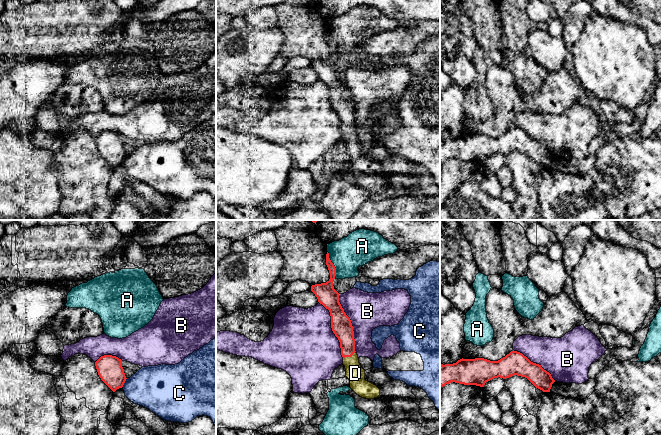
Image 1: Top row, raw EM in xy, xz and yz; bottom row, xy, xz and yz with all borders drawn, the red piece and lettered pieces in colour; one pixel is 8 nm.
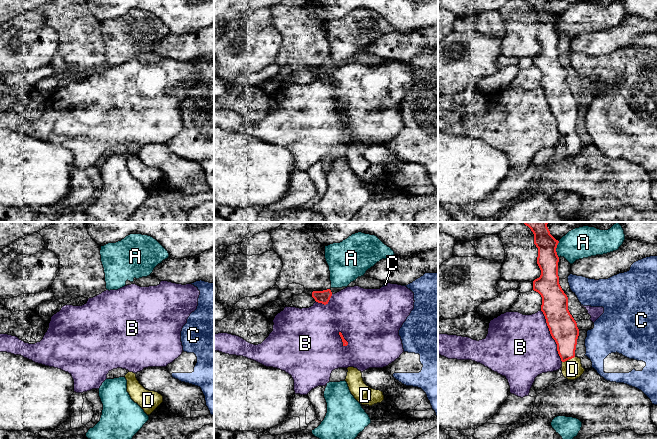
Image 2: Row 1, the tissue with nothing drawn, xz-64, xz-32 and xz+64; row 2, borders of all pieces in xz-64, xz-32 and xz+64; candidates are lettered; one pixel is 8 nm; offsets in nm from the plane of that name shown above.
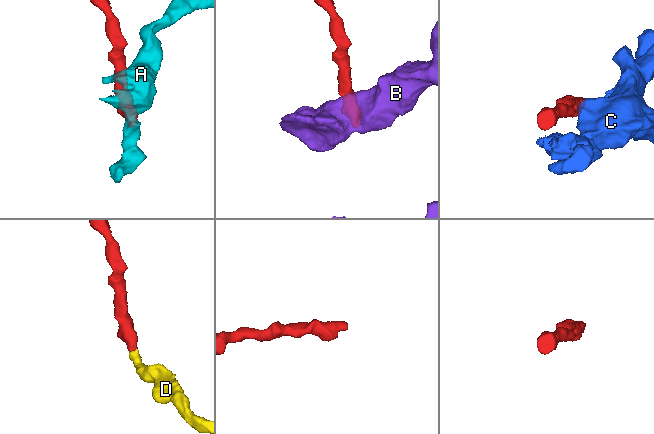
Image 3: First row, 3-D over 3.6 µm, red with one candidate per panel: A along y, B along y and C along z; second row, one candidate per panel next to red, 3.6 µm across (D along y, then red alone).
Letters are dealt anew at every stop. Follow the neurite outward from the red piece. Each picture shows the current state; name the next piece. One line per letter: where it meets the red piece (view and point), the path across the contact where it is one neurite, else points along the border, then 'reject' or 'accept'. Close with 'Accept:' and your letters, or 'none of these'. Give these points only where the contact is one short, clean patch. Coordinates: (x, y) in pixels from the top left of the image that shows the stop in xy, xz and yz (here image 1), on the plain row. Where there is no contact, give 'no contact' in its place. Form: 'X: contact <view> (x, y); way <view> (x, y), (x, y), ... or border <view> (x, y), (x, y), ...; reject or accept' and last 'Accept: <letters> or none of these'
A: contact xz (333, 40); border xz (327, 27), (328, 33), (335, 44), (335, 53); reject
B: contact xz (351, 99); reject
C: contact xy (124, 158); border xy (127, 154), (121, 163); reject
D: contact xz (349, 132); way xz (341, 102), (346, 113), (349, 132), (355, 149); accept
Accept: D

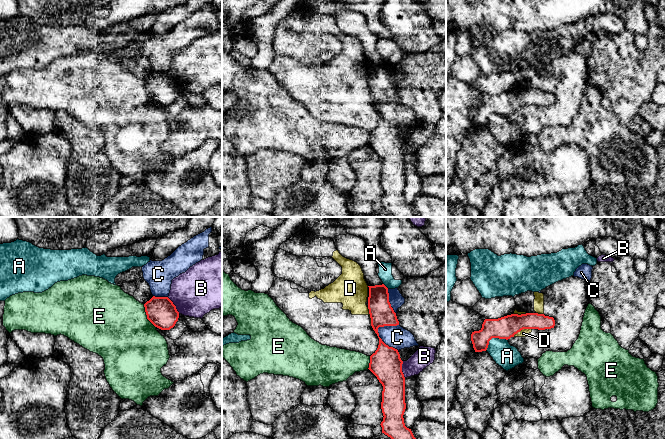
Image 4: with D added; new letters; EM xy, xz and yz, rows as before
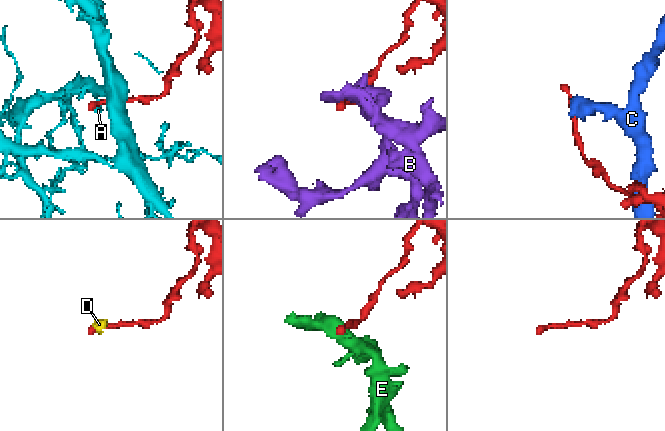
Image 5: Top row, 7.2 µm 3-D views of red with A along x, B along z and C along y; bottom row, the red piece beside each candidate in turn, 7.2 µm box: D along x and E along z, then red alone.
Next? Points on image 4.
A: contact yz (494, 113); reject
B: contact xy (174, 81); border xy (167, 73), (179, 89); reject
C: contact xz (382, 117); reject
D: contact yz (522, 105); reject
E: contact xy (147, 92); border xy (143, 80), (146, 94), (155, 103); reject
Accept: none of these

